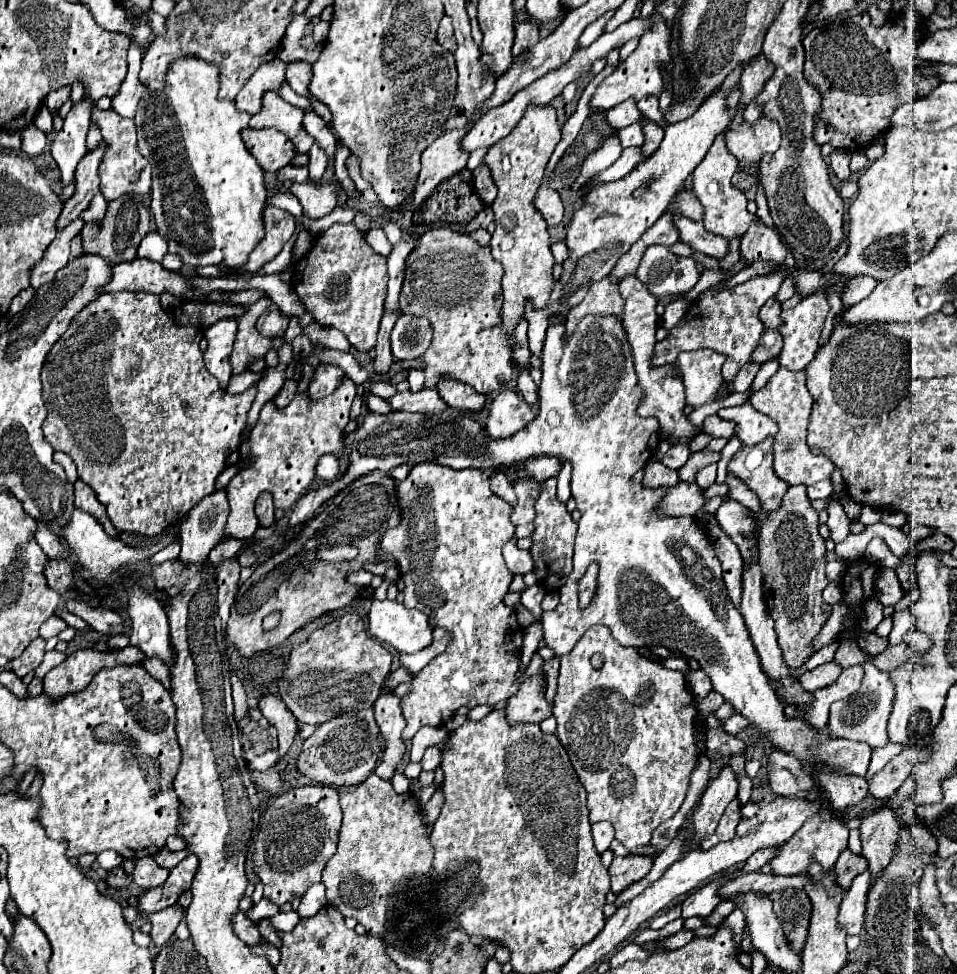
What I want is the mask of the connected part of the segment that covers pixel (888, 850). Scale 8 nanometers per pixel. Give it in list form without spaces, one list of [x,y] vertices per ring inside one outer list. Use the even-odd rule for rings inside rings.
[[[883,805],[871,811],[861,821],[859,831],[863,843],[863,857],[867,859],[868,869],[877,877],[881,869],[889,865],[899,833],[899,823],[895,821],[893,809],[889,805]]]

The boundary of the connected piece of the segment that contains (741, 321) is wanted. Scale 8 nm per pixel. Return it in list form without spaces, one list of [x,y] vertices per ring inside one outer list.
[[[761,275],[761,277],[751,277],[747,283],[741,283],[733,289],[725,289],[719,293],[707,291],[705,295],[701,295],[701,299],[693,301],[685,317],[677,323],[677,327],[671,329],[669,337],[655,345],[653,365],[667,365],[667,363],[675,365],[679,351],[695,351],[707,347],[727,355],[727,361],[723,365],[723,377],[731,385],[737,371],[749,361],[749,355],[757,347],[759,335],[763,331],[763,323],[759,321],[757,313],[761,305],[777,293],[781,281],[783,281],[781,275]]]

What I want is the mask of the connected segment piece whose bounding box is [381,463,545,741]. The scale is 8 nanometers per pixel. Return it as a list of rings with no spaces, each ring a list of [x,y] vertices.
[[[419,463],[411,469],[409,477],[405,481],[399,483],[399,505],[401,505],[401,511],[403,511],[403,517],[401,517],[401,525],[395,527],[395,529],[389,529],[385,531],[383,539],[381,539],[381,549],[385,553],[389,553],[397,565],[399,565],[399,571],[401,571],[401,577],[403,577],[403,583],[405,583],[405,607],[413,607],[413,609],[419,609],[423,611],[425,615],[429,615],[429,625],[431,627],[443,627],[449,635],[451,635],[451,641],[447,645],[447,649],[431,659],[411,681],[411,691],[407,695],[401,697],[401,711],[403,711],[403,717],[407,721],[407,727],[403,729],[403,739],[409,741],[413,739],[413,735],[423,727],[423,725],[443,725],[459,707],[475,707],[475,705],[495,705],[499,701],[505,701],[507,695],[513,695],[517,691],[517,687],[525,681],[525,677],[535,677],[535,675],[543,675],[543,657],[535,651],[529,665],[525,667],[523,675],[517,677],[517,671],[521,667],[521,647],[523,647],[523,637],[521,637],[521,629],[515,625],[517,623],[517,615],[515,615],[515,609],[513,607],[507,607],[505,605],[505,595],[509,591],[509,583],[513,579],[513,573],[507,569],[505,561],[503,561],[503,545],[513,537],[513,523],[509,521],[509,511],[511,511],[511,505],[497,497],[491,489],[489,489],[489,475],[485,475],[485,471],[481,469],[461,469],[461,471],[455,471],[451,467],[443,467],[443,465],[437,465],[437,463]]]

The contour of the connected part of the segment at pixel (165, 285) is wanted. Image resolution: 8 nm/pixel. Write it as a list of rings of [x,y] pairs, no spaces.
[[[133,259],[127,263],[117,263],[113,265],[113,275],[111,281],[101,285],[99,291],[107,293],[107,291],[149,291],[155,295],[161,293],[171,293],[175,297],[187,297],[187,299],[197,299],[197,295],[193,295],[189,291],[189,285],[185,283],[185,279],[177,273],[171,273],[167,269],[163,269],[161,263],[153,263],[149,259]]]

